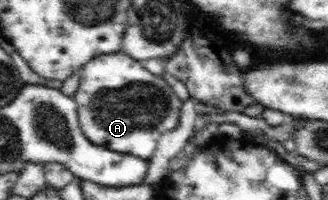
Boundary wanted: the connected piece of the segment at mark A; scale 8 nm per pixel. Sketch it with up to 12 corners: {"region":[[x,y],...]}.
{"region":[[126,53],[80,69],[72,96],[98,146],[149,161],[181,100]]}

